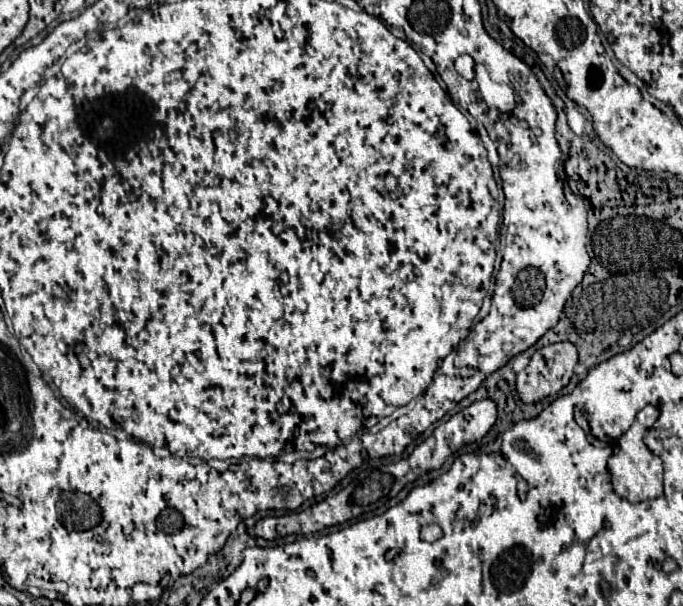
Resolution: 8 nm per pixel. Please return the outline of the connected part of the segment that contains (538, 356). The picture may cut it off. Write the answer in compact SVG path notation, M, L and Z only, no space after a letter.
M557 342L539 348L525 370L517 374L517 392L523 402L539 402L545 396L557 394L561 388L569 384L569 378L573 376L573 368L577 364L577 350L571 342Z

